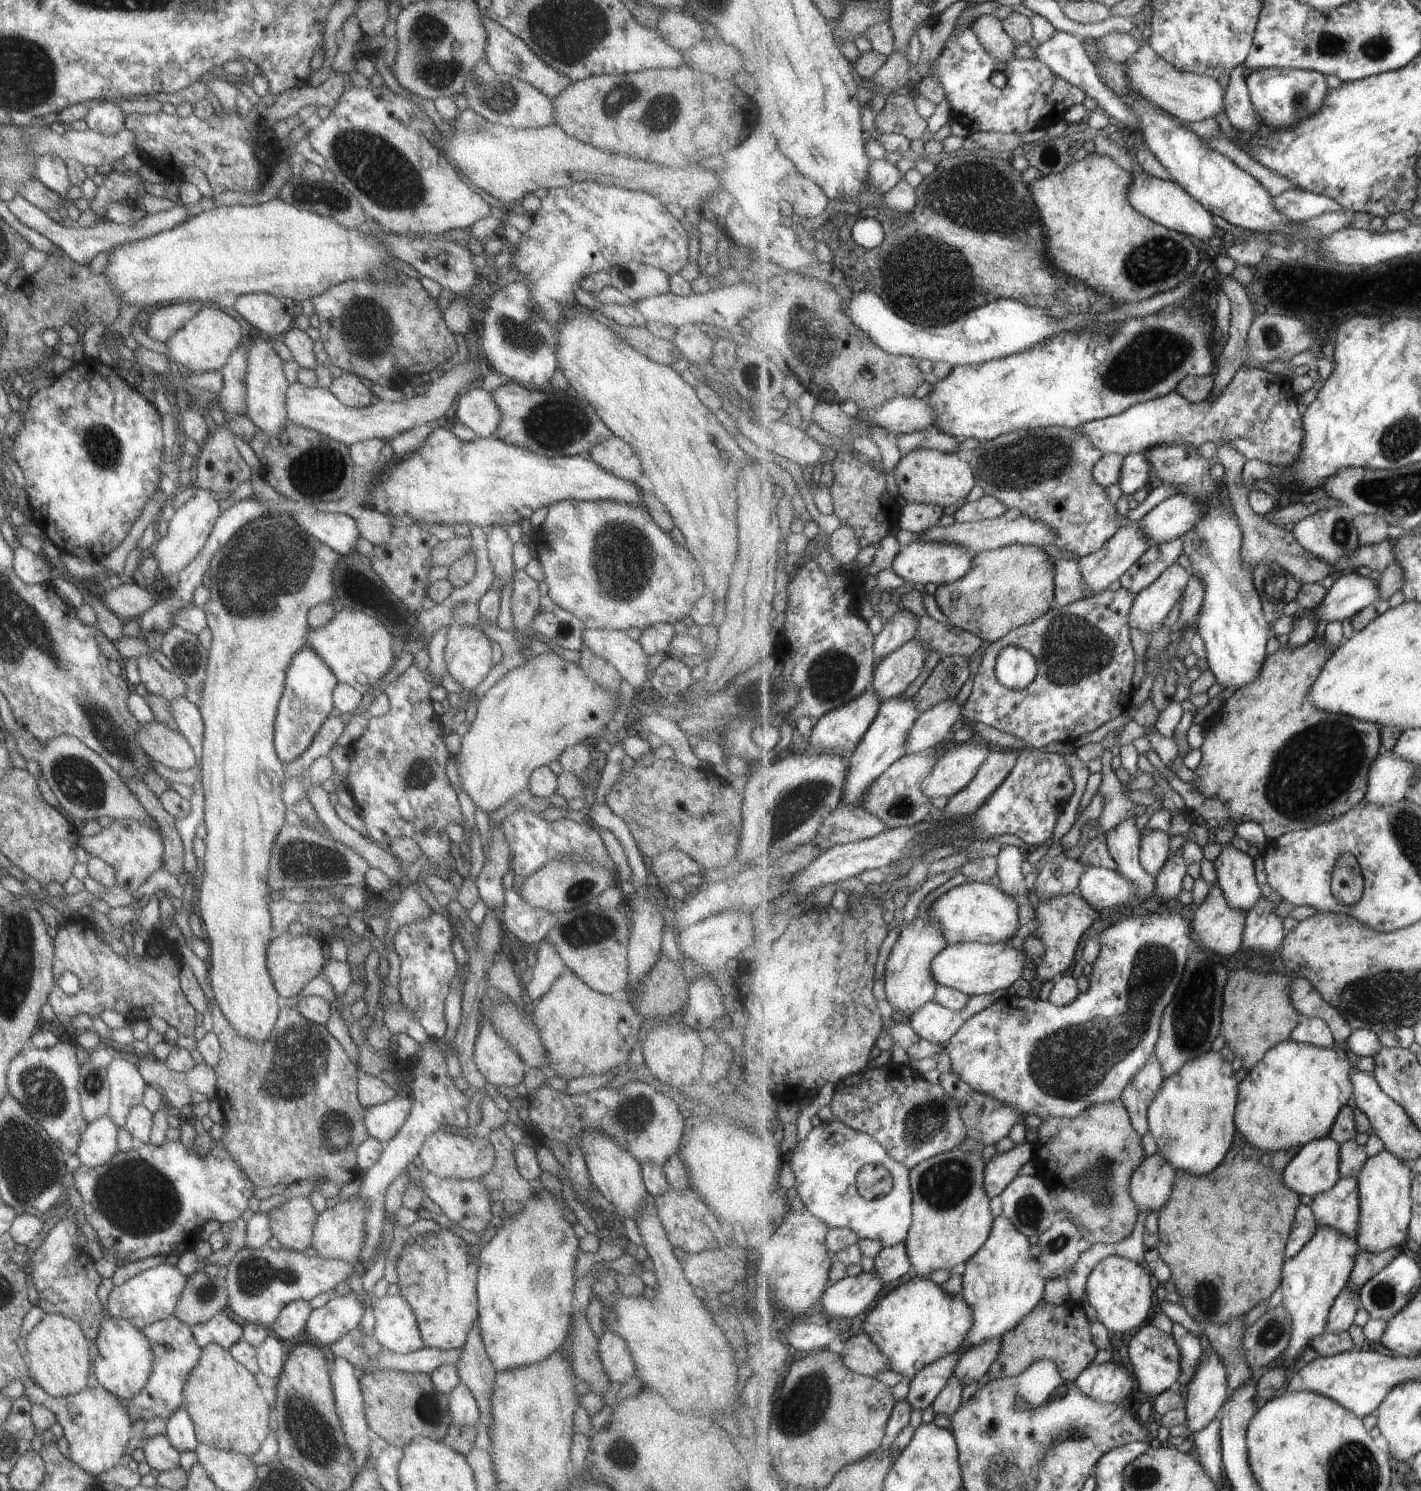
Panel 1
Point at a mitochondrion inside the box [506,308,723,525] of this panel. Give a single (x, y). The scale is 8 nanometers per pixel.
(556, 424)

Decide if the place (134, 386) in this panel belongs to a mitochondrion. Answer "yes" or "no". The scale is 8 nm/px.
no

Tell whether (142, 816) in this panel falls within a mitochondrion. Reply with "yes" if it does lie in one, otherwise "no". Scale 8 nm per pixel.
no

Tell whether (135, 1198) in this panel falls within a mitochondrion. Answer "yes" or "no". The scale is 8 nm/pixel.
yes

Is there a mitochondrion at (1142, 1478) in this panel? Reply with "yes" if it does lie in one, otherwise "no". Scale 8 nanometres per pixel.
yes

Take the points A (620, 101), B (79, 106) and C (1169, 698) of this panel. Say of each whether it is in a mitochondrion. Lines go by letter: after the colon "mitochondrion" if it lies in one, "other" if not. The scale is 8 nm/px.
A: mitochondrion
B: other
C: other

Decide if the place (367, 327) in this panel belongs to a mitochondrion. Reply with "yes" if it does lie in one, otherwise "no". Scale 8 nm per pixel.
yes

